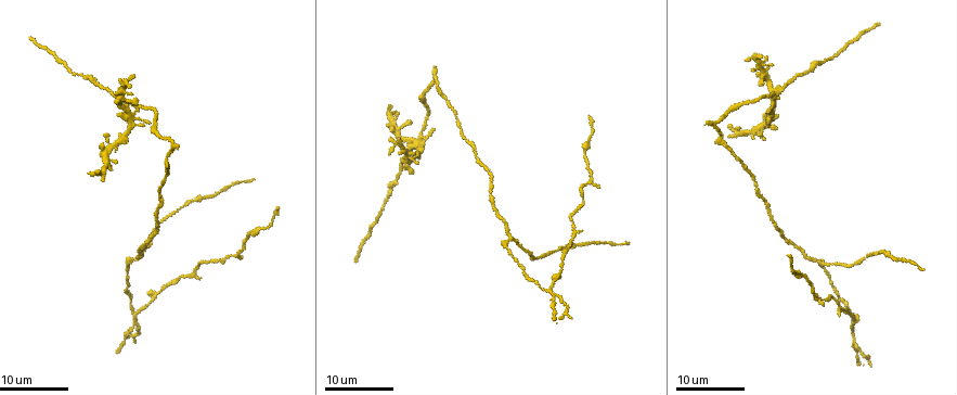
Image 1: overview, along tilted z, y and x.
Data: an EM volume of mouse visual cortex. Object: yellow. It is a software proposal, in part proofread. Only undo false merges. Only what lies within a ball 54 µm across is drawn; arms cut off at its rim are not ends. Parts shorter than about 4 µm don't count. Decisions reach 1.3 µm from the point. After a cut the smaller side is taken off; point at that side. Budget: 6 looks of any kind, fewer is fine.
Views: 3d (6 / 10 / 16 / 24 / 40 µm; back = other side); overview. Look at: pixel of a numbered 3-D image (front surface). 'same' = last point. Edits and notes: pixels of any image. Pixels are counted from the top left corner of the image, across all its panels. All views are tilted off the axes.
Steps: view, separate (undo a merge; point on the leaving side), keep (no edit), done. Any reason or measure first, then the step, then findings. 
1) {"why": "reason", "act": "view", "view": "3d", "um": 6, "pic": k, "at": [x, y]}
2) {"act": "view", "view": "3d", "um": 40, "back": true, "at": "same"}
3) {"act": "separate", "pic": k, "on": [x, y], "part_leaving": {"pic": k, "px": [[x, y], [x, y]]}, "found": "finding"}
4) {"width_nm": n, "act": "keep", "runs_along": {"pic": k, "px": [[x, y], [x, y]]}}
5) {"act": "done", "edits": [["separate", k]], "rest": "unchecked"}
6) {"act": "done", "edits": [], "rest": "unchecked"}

{"act": "view", "view": "3d", "um": 24, "pic": 1, "at": [783, 86]}

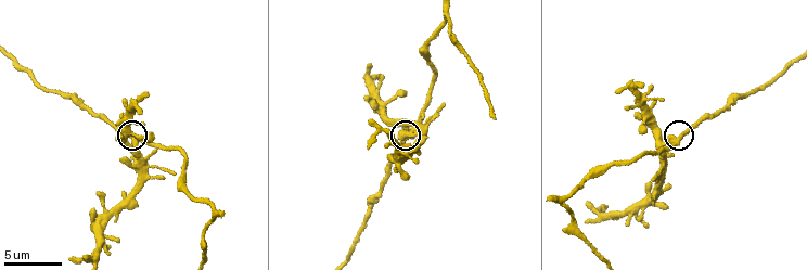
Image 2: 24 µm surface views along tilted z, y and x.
{"why": "zoom in", "act": "view", "view": "3d", "um": 6, "pic": 2, "at": [678, 138]}

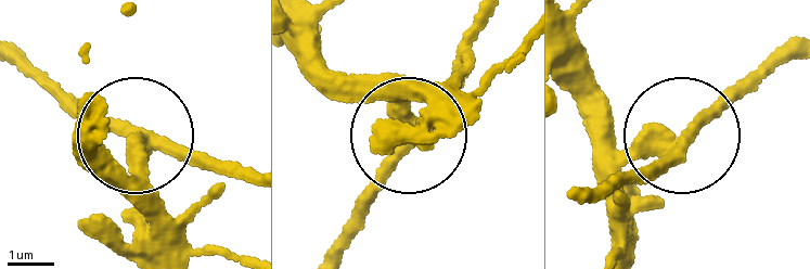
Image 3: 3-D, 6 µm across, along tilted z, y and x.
{"side_arm_um": 8, "arms": 3, "act": "keep", "found": "continuous, no second cell"}

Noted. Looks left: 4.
{"why": "three arms meet", "act": "view", "view": "3d", "um": 16, "pic": 1, "at": [821, 265]}

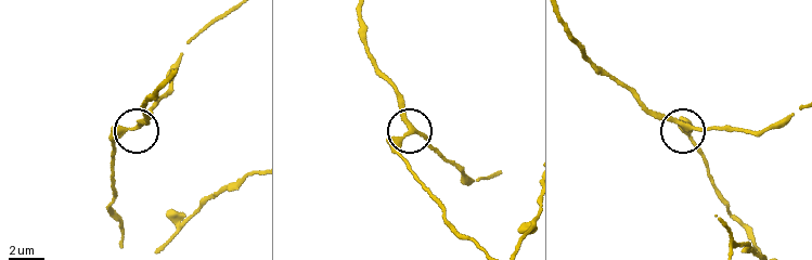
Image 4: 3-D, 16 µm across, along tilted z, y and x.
{"act": "view", "view": "3d", "um": 10, "pic": 4, "at": [408, 131]}

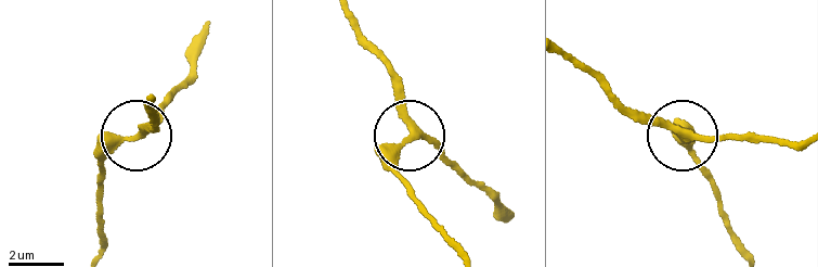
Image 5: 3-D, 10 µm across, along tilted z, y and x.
{"arms": 3, "act": "keep", "runs_along": {"pic": 5, "px": [[353, 20], [390, 77], [404, 125], [468, 176]]}, "found": "all the same cell"}

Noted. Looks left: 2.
{"why": "three arms meet", "act": "view", "view": "3d", "um": 24, "pic": 1, "at": [137, 313]}

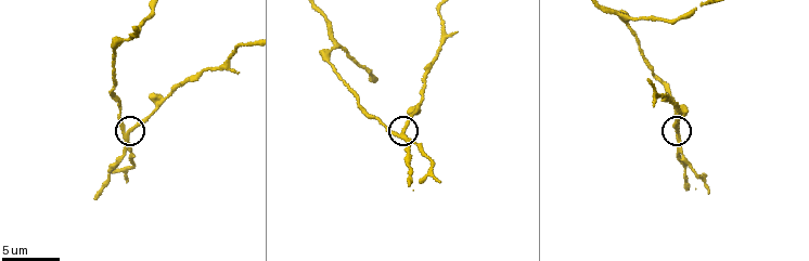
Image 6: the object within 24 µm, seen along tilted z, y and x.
{"act": "view", "view": "3d", "um": 10, "pic": 6, "at": [403, 131]}

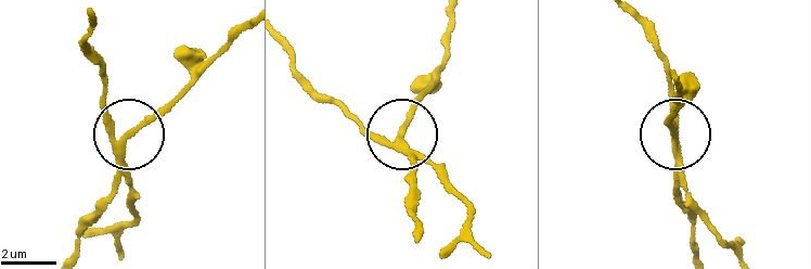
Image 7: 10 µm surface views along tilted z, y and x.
{"width_nm": 200, "act": "separate", "pic": 7, "on": [145, 125], "found": "two cells meet here"}

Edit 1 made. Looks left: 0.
{"act": "done", "edits": [["separate", 7]], "rest": "unchecked"}

